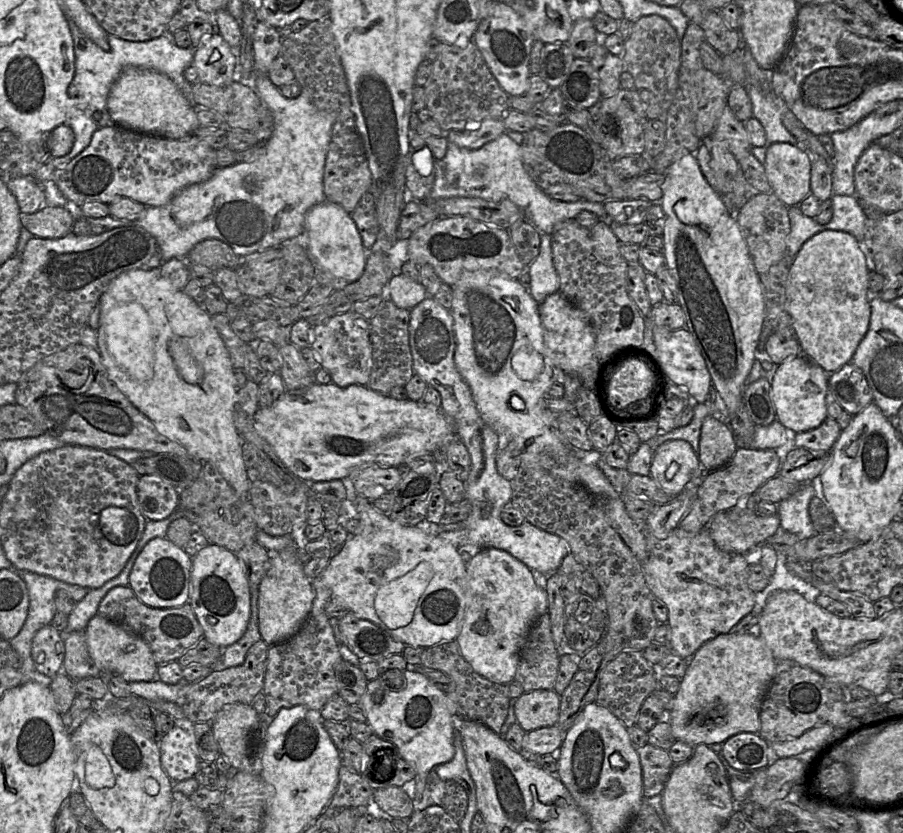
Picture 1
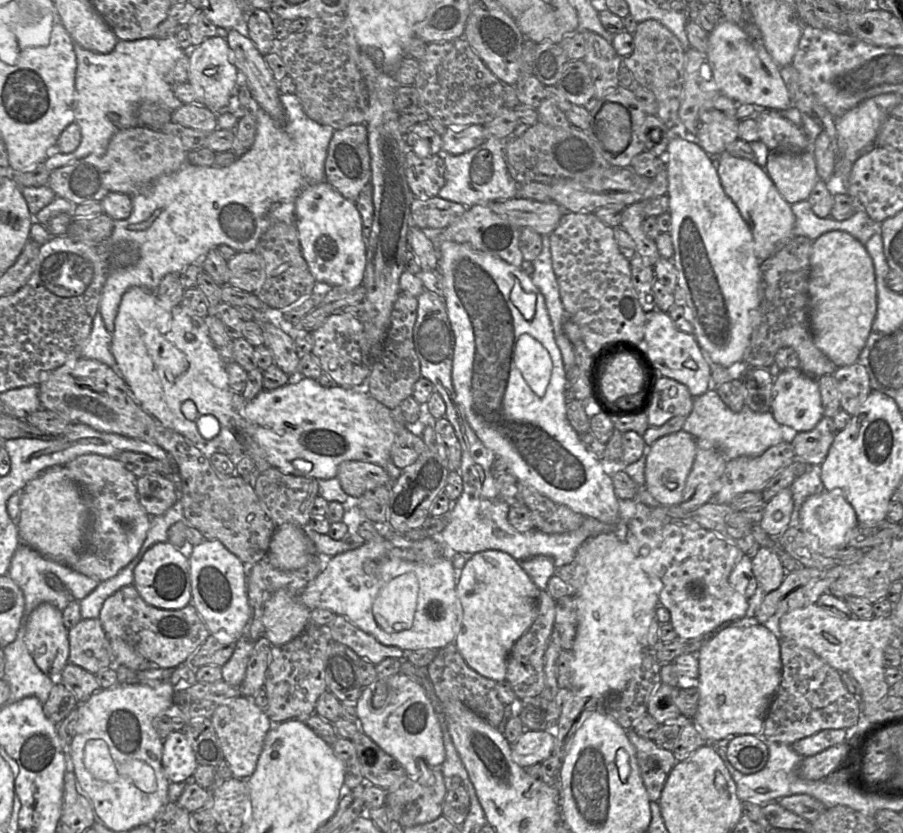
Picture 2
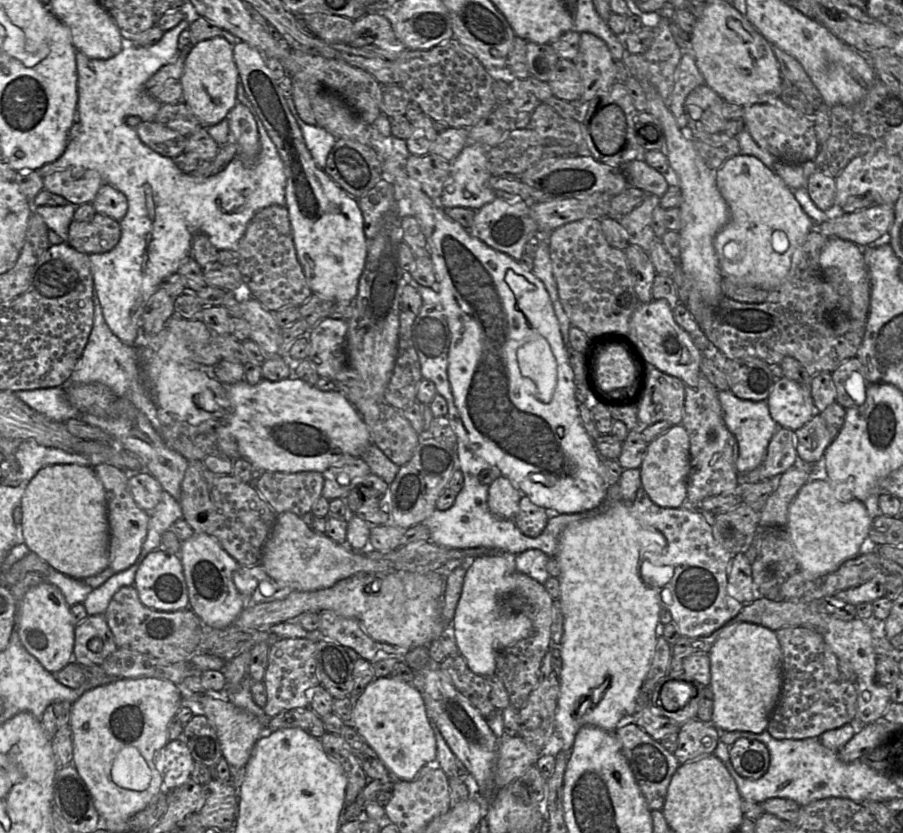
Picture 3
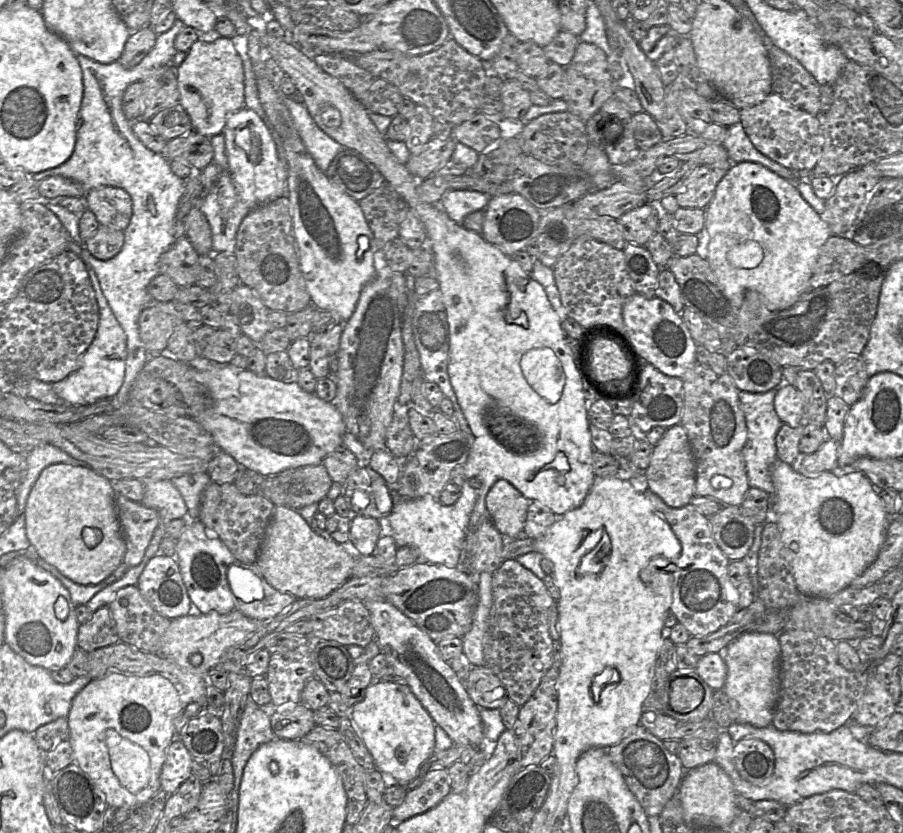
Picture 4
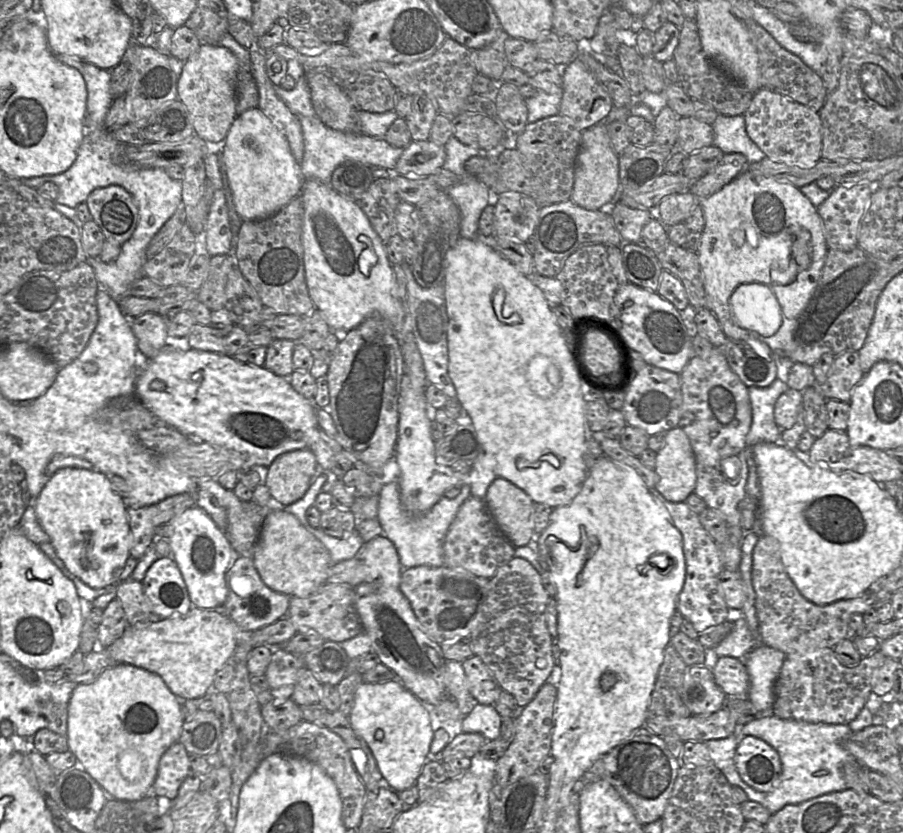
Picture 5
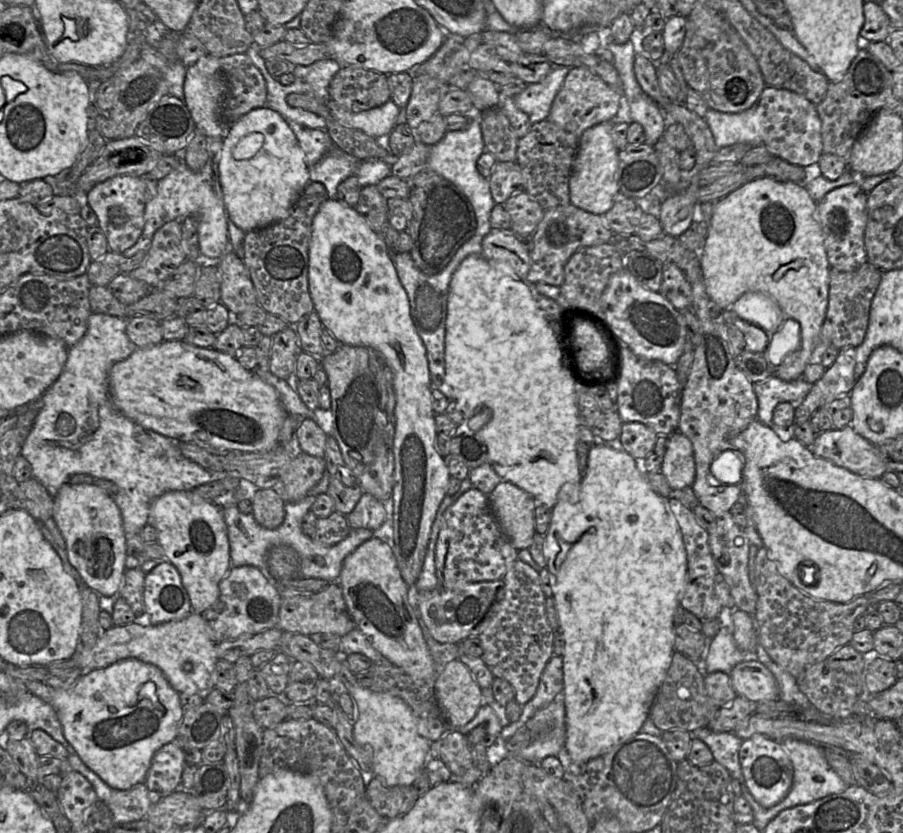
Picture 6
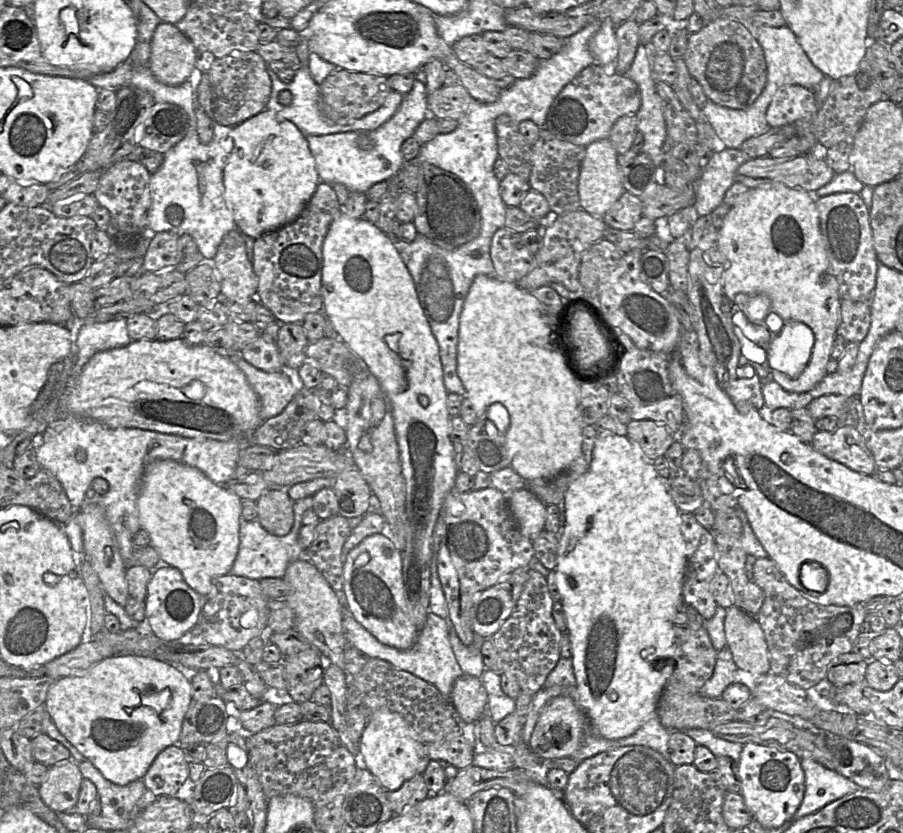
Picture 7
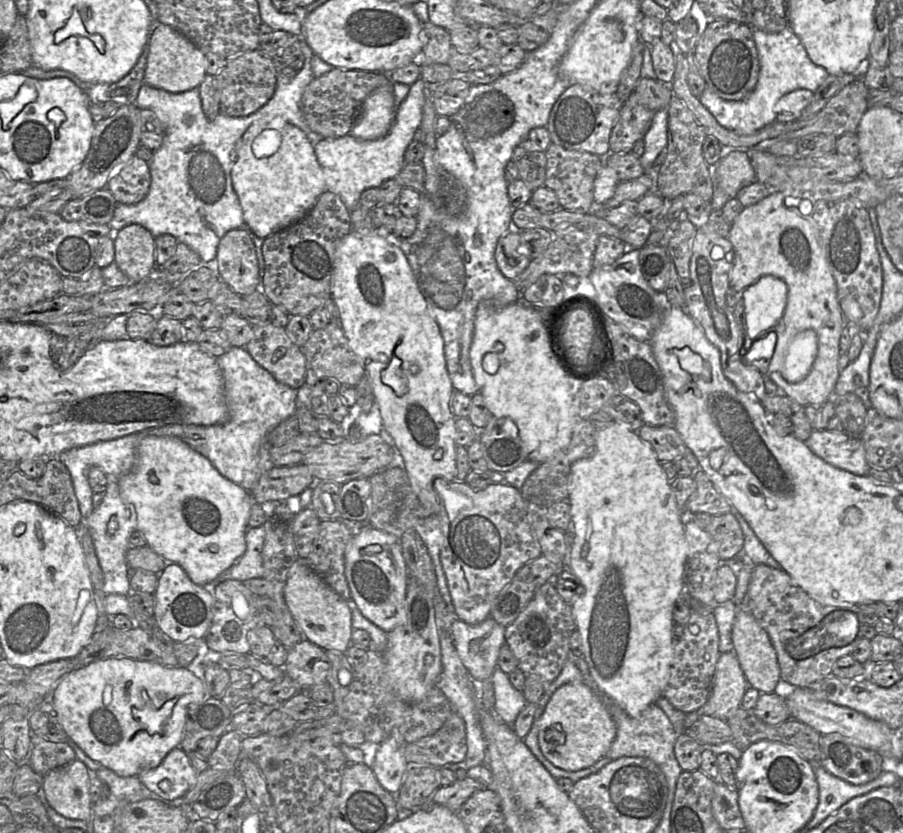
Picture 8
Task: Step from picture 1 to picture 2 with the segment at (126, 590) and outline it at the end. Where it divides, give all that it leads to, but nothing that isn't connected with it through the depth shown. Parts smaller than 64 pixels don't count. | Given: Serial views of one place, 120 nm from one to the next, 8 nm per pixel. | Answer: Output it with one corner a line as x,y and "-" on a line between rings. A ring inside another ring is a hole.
133,585
122,587
110,595
104,601
98,619
108,638
124,640
151,665
163,669
175,669
187,662
210,636
192,603
177,610
157,608
147,604

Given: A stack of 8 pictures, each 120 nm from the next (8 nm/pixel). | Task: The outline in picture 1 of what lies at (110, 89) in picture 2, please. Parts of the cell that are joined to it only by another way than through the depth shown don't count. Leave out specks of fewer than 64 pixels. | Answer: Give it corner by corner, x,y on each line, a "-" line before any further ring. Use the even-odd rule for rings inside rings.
68,21
74,42
75,74
68,87
64,124
73,130
75,141
68,154
53,158
56,170
65,168
74,157
90,144
94,132
100,128
97,125
97,121
94,120
93,114
95,111
102,112
101,110
107,110
107,98
111,86
127,67
148,68
167,75
174,81
185,98
193,102
193,85
185,79
184,71
193,64
194,50
196,48
178,47
173,41
172,34
164,34
146,41
129,41
109,34
110,50
104,51
83,34
74,22

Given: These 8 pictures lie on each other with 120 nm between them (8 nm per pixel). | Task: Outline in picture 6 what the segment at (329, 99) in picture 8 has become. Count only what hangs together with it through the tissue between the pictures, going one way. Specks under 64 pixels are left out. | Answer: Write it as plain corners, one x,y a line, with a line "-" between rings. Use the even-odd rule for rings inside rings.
341,66
329,86
329,95
352,112
369,110
390,100
388,75
358,66

